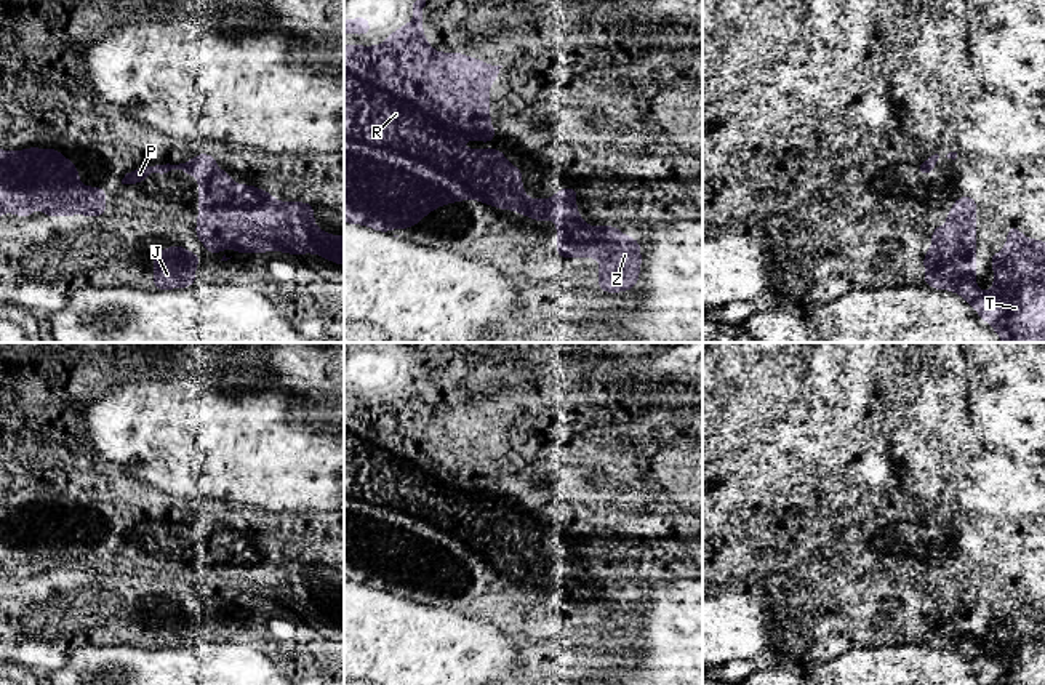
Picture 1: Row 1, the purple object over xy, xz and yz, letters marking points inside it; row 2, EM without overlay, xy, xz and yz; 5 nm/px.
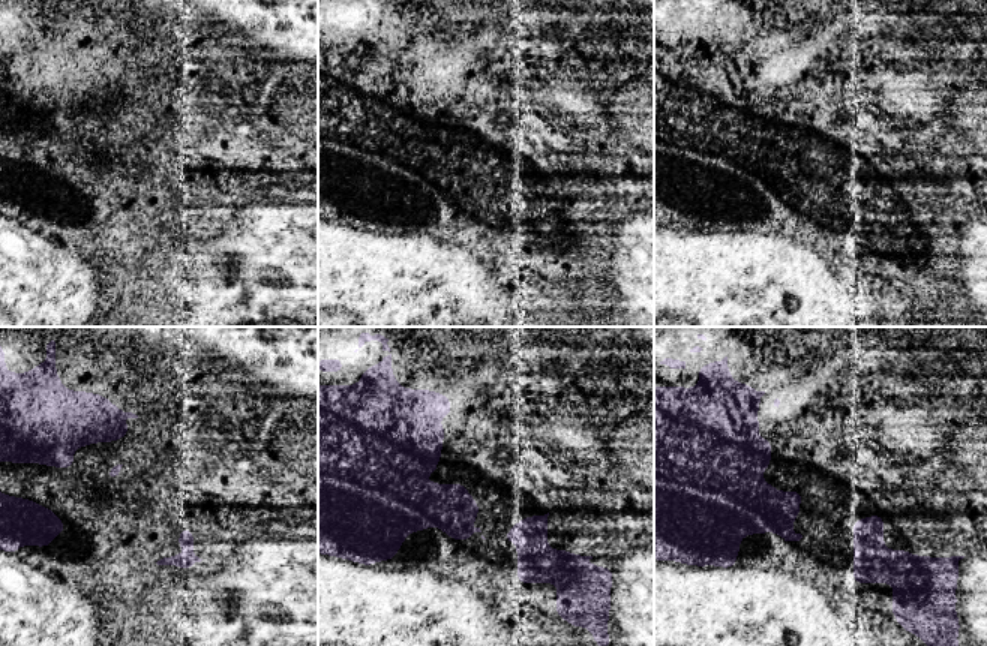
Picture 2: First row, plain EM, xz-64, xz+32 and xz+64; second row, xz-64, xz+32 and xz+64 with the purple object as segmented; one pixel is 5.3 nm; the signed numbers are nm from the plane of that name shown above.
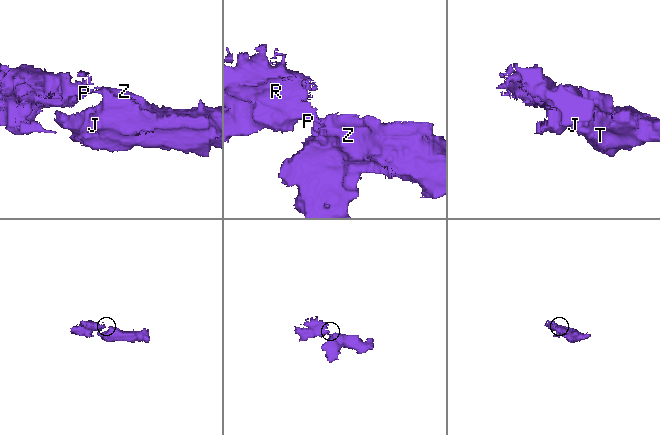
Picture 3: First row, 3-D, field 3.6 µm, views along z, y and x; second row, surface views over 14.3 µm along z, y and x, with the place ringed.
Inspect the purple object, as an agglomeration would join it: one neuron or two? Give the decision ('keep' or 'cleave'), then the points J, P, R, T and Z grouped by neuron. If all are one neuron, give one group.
keep; groups J P R T Z

